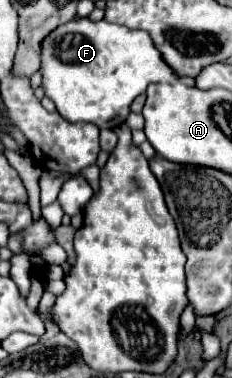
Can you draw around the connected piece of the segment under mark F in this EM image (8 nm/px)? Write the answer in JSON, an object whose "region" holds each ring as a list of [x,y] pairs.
{"region":[[[79,17],[75,21],[67,21],[53,29],[41,45],[41,77],[43,77],[43,91],[45,95],[55,103],[57,111],[61,117],[65,117],[71,123],[85,121],[93,123],[99,129],[115,129],[119,127],[127,115],[133,99],[141,93],[151,83],[183,83],[183,85],[194,86],[195,79],[192,77],[175,77],[175,73],[165,65],[163,57],[155,49],[151,37],[143,31],[119,27],[107,21],[97,21],[93,23],[87,17]]]}

